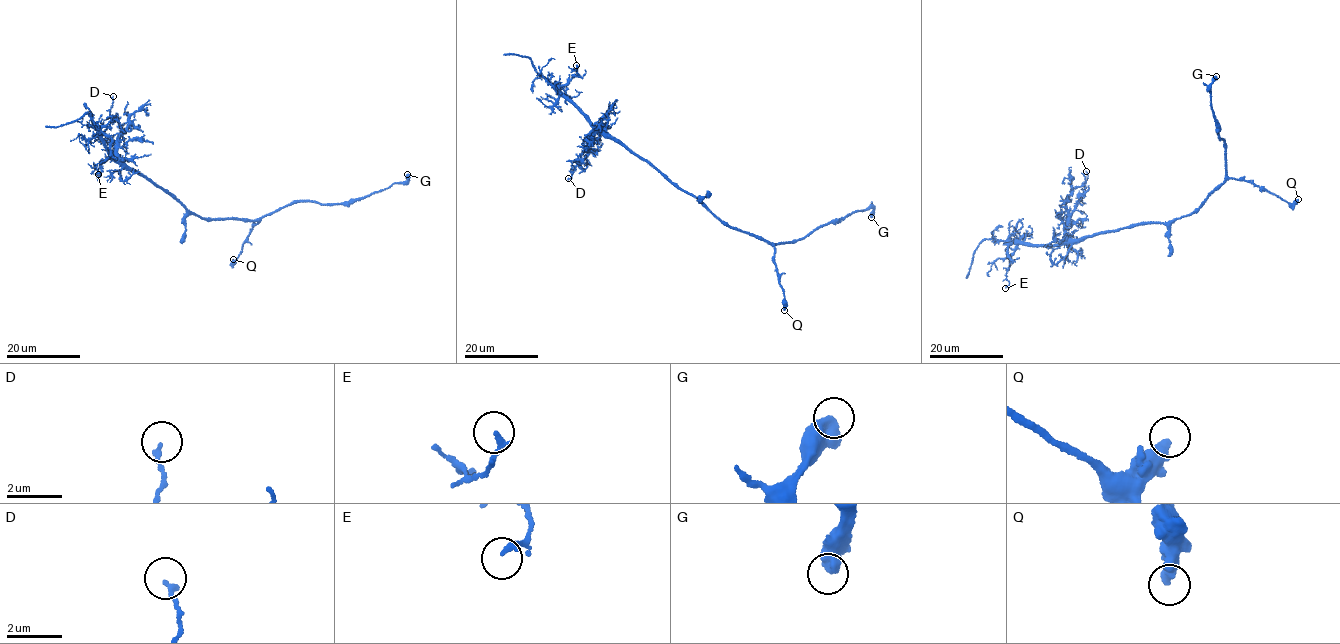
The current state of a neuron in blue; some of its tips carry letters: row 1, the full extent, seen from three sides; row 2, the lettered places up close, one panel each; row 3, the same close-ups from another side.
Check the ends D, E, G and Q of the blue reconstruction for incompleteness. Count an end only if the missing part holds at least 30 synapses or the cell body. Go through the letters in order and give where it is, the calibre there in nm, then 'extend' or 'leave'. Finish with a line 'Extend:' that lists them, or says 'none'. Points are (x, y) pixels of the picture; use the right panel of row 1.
D: at (1086, 171); 170 nm thick; leave
E: at (1005, 288); 190 nm thick; leave
G: at (1216, 76); 500 nm thick; leave
Q: at (1298, 199); 360 nm thick; leave
Extend: none

